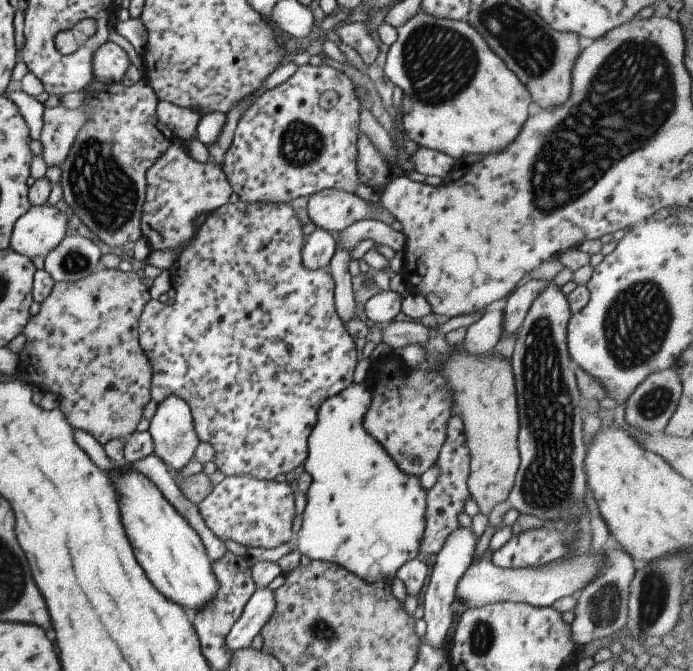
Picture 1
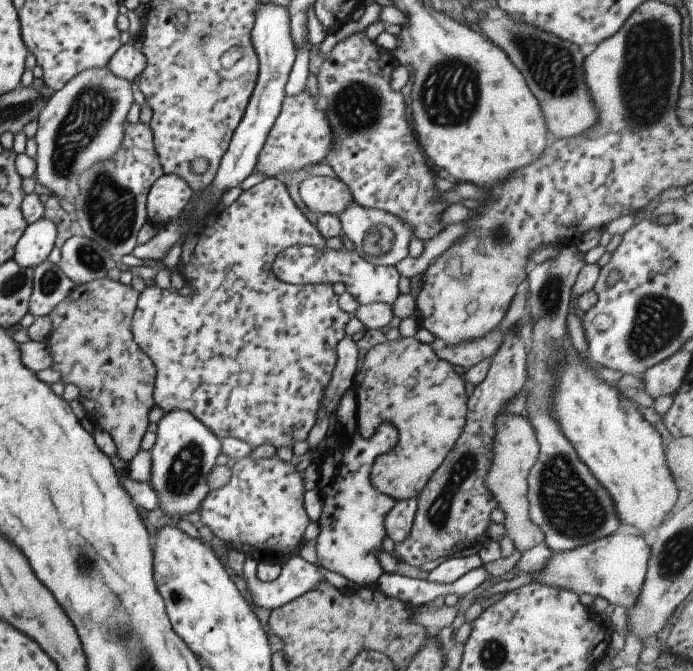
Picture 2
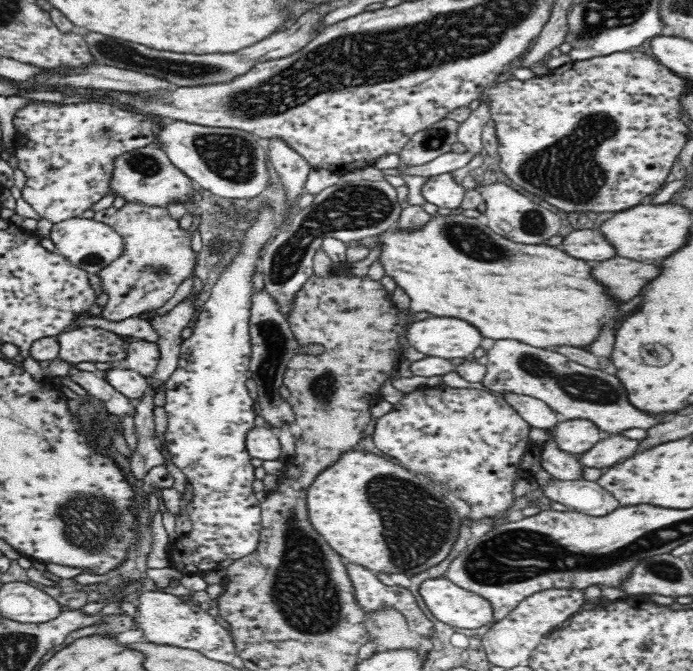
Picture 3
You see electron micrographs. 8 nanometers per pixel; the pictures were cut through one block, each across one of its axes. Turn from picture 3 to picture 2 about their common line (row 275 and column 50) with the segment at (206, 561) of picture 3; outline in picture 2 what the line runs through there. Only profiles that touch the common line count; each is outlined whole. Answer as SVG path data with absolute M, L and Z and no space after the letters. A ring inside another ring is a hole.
M39 218L26 225L15 243L12 259L23 268L33 269L46 260L57 238L55 224L49 218Z

